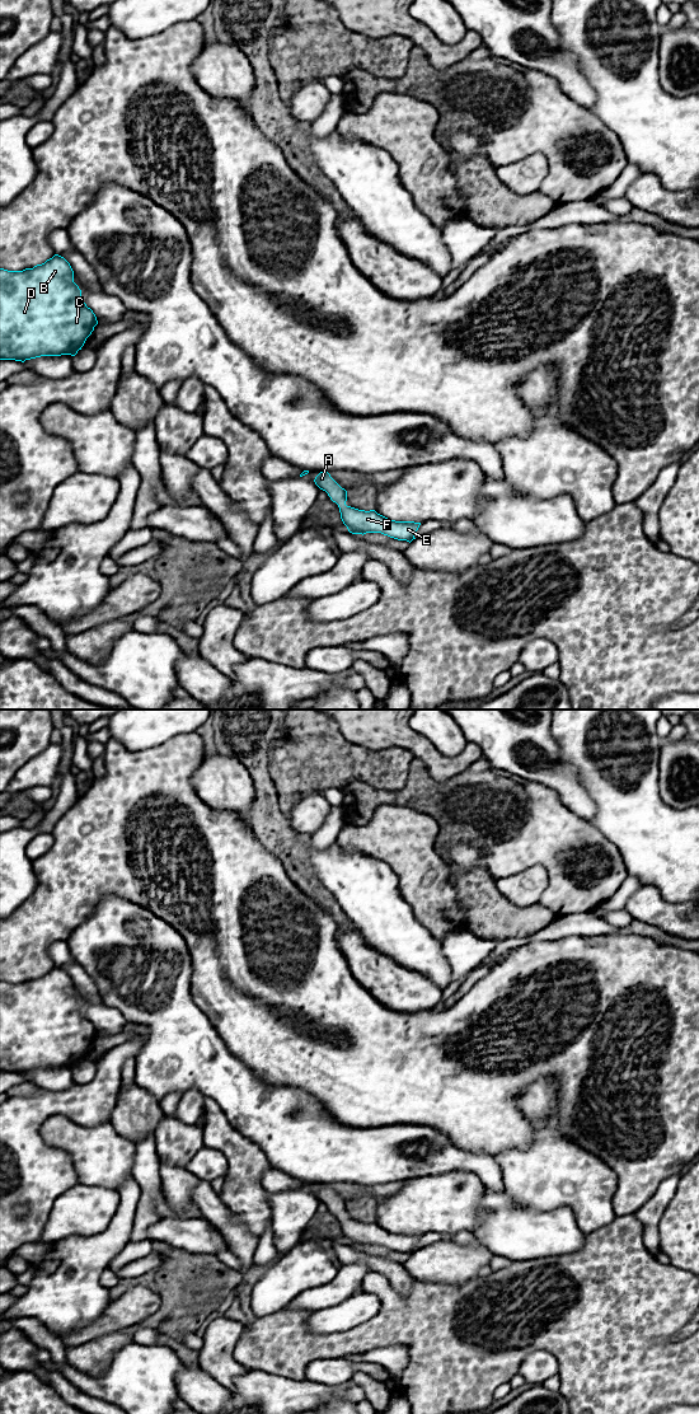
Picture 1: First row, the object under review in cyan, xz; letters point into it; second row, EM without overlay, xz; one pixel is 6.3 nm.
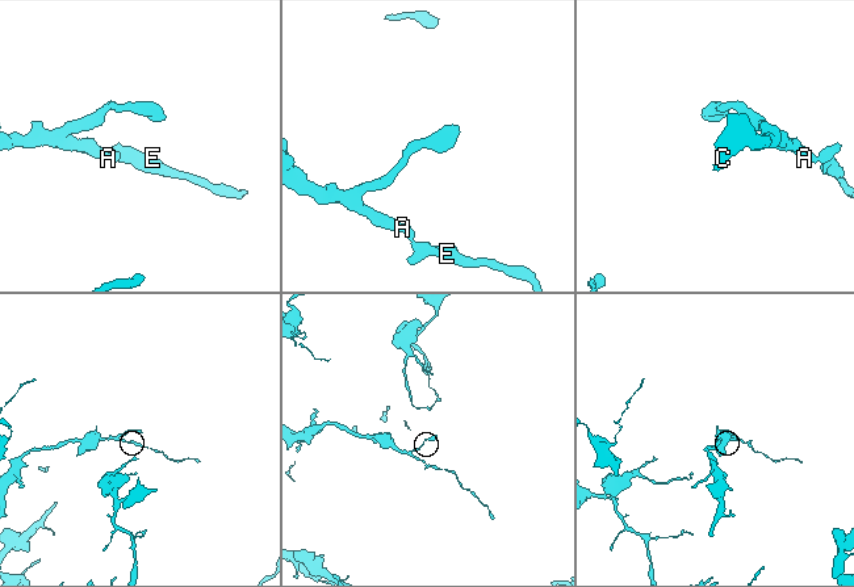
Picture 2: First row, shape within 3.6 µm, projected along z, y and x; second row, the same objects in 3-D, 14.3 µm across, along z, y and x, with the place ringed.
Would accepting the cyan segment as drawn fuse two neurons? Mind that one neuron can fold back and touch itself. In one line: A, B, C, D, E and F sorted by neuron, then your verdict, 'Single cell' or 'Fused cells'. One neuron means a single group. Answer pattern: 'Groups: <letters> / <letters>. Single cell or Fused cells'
Groups: A B C D E F. Single cell

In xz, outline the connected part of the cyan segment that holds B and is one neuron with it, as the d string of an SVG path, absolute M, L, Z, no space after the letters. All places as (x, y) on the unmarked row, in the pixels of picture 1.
M55 966L42 977L23 983L0 980L0 1072L25 1072L41 1068L75 1068L98 1036L97 1029L81 1012L70 975Z

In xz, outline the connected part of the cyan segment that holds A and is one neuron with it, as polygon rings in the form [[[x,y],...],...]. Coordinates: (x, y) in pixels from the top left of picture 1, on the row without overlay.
[[[320,1184],[315,1197],[325,1203],[339,1219],[341,1231],[352,1246],[381,1245],[398,1253],[412,1254],[421,1235],[390,1232],[375,1222],[365,1223],[346,1217],[347,1203],[342,1200],[328,1184]]]

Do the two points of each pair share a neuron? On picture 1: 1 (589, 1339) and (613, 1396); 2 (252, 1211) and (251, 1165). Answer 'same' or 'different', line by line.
1: same
2: same

